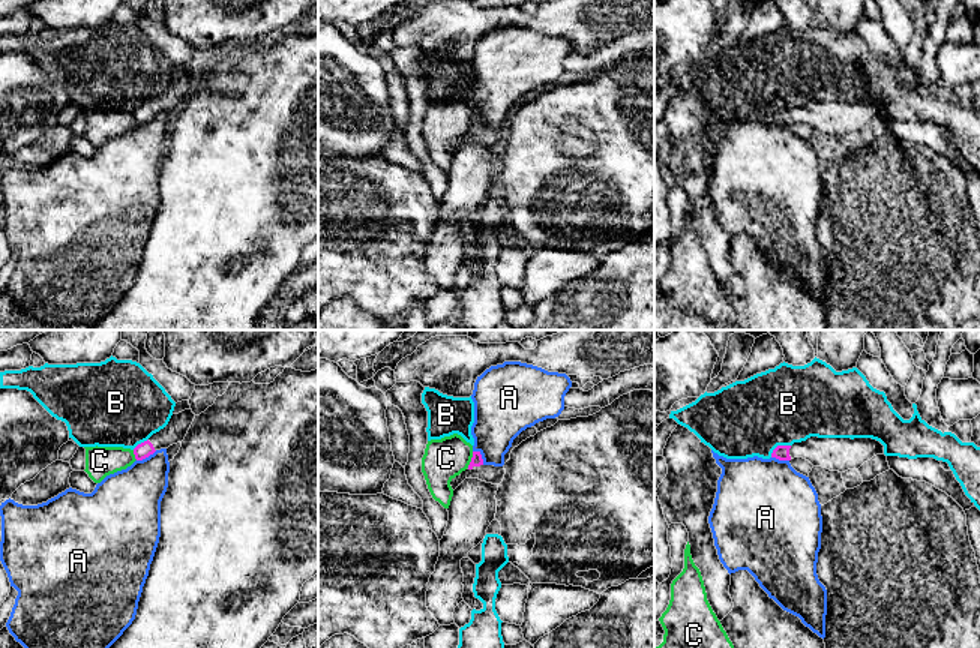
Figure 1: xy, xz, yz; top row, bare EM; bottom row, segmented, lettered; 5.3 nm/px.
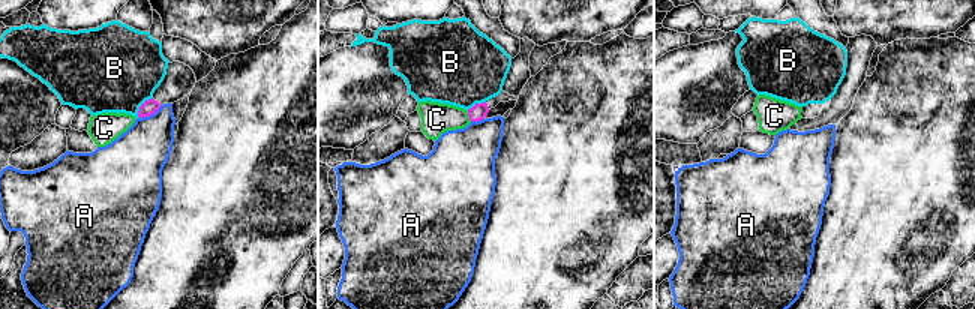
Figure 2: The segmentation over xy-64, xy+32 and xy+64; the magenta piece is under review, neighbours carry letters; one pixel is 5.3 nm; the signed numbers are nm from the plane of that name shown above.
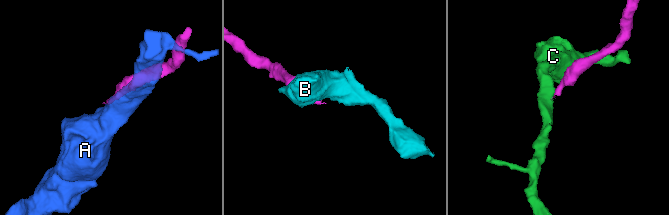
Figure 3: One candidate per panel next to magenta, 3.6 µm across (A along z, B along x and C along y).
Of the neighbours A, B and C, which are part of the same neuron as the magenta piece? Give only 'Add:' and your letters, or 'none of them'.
Add: none of them

